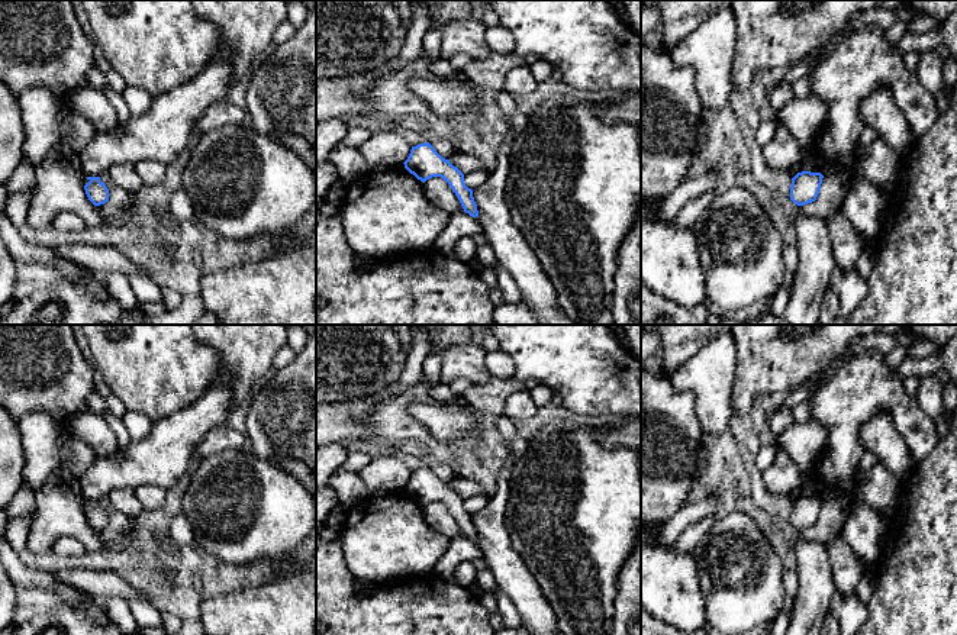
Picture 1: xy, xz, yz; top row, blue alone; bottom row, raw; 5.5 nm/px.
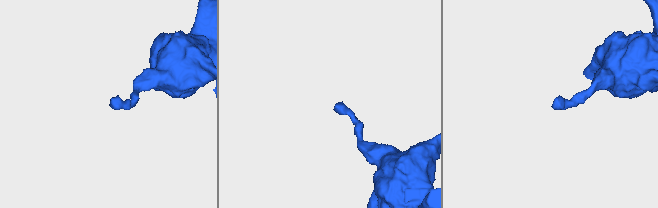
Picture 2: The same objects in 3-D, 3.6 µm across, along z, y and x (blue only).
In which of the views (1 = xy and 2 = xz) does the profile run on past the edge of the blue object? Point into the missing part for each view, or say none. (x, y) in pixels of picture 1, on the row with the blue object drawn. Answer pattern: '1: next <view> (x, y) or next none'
1: next none
2: next none

